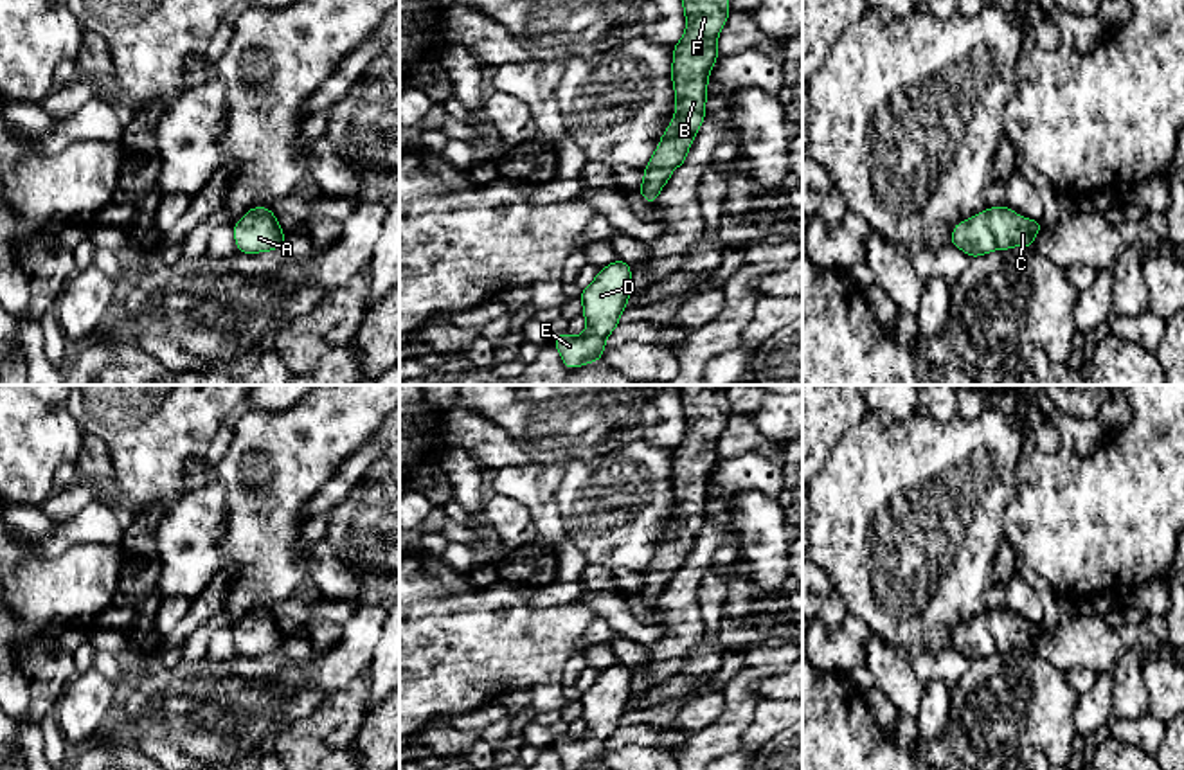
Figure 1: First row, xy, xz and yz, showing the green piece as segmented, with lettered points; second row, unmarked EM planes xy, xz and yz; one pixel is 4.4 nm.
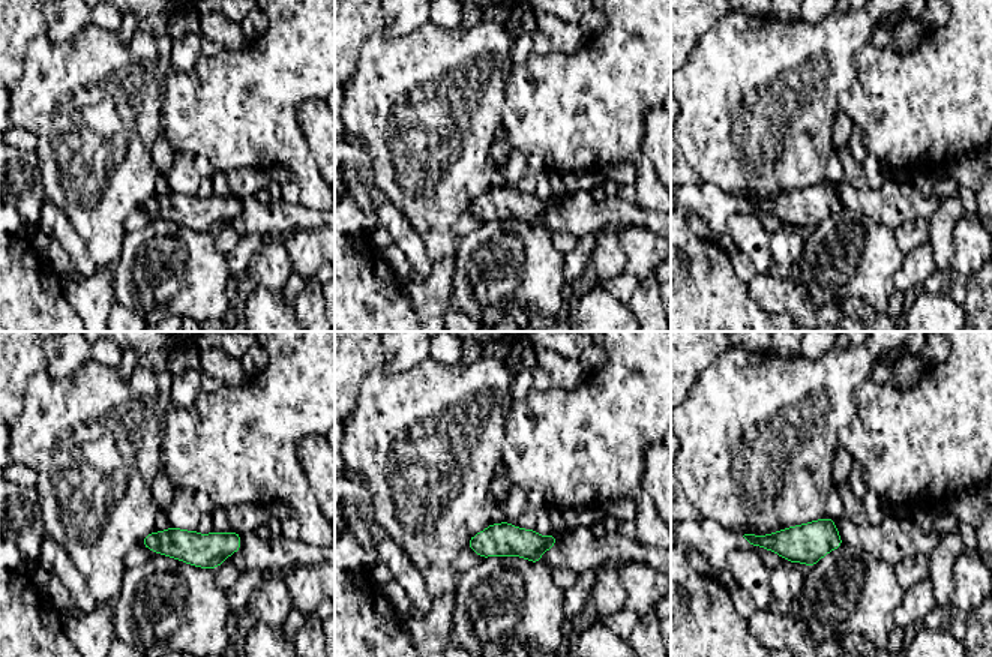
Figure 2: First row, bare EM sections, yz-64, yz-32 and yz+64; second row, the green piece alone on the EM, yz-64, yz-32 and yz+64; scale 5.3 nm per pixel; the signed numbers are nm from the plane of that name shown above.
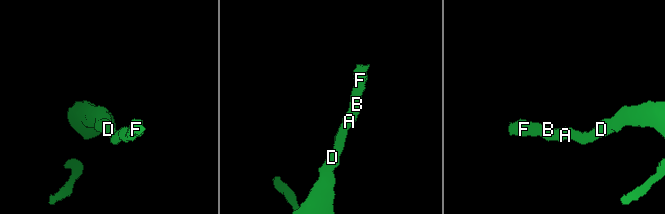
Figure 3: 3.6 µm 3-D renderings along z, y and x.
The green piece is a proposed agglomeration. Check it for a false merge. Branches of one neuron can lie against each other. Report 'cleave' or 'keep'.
keep

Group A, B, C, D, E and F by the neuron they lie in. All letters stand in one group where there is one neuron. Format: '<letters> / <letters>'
A B C D E F

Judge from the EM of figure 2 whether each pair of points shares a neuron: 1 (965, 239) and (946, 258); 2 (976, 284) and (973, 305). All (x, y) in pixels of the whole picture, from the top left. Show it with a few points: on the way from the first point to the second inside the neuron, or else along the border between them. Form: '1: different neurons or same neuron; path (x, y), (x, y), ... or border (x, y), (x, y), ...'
1: different neurons; border (962, 216), (953, 228), (953, 264), (950, 267)
2: same neuron; path (976, 288), (976, 300)

